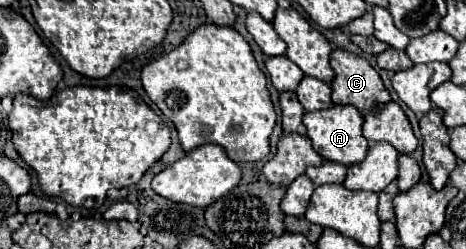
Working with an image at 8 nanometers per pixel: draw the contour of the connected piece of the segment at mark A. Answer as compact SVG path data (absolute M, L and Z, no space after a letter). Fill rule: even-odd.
M332 105L330 109L314 111L314 113L306 111L302 121L308 129L308 137L316 149L316 153L322 159L350 167L354 163L360 163L366 157L368 141L362 135L362 115L352 105Z

